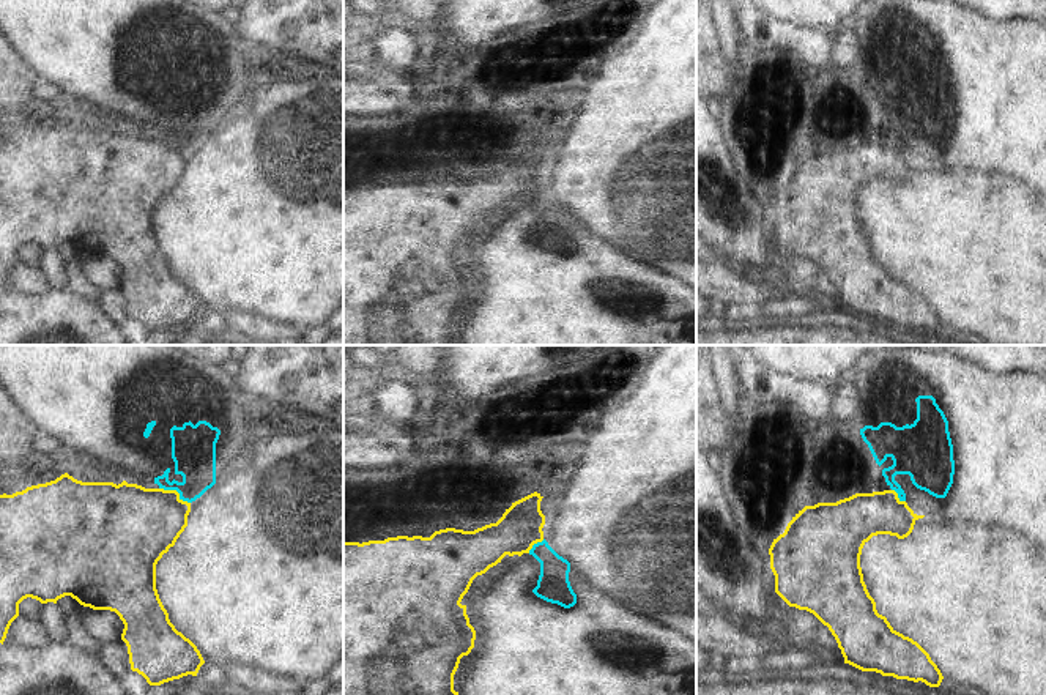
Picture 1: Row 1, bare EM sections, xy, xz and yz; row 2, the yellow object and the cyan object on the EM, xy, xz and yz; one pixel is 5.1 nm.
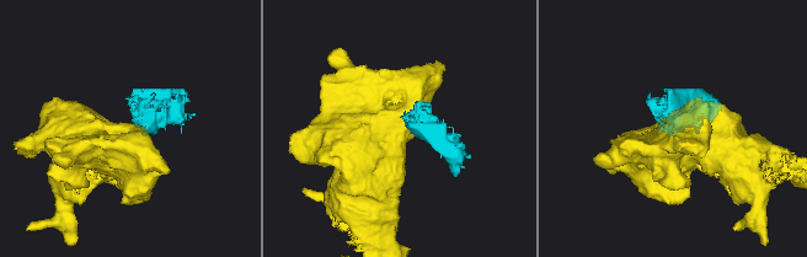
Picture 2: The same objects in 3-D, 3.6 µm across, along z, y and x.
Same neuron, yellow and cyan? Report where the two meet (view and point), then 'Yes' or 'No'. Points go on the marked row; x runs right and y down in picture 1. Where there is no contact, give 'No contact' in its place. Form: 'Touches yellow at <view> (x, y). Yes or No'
Touches yellow at xy (175, 490). No.

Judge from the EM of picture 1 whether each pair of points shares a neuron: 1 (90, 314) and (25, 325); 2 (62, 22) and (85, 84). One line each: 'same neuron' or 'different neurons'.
1: same neuron
2: same neuron

